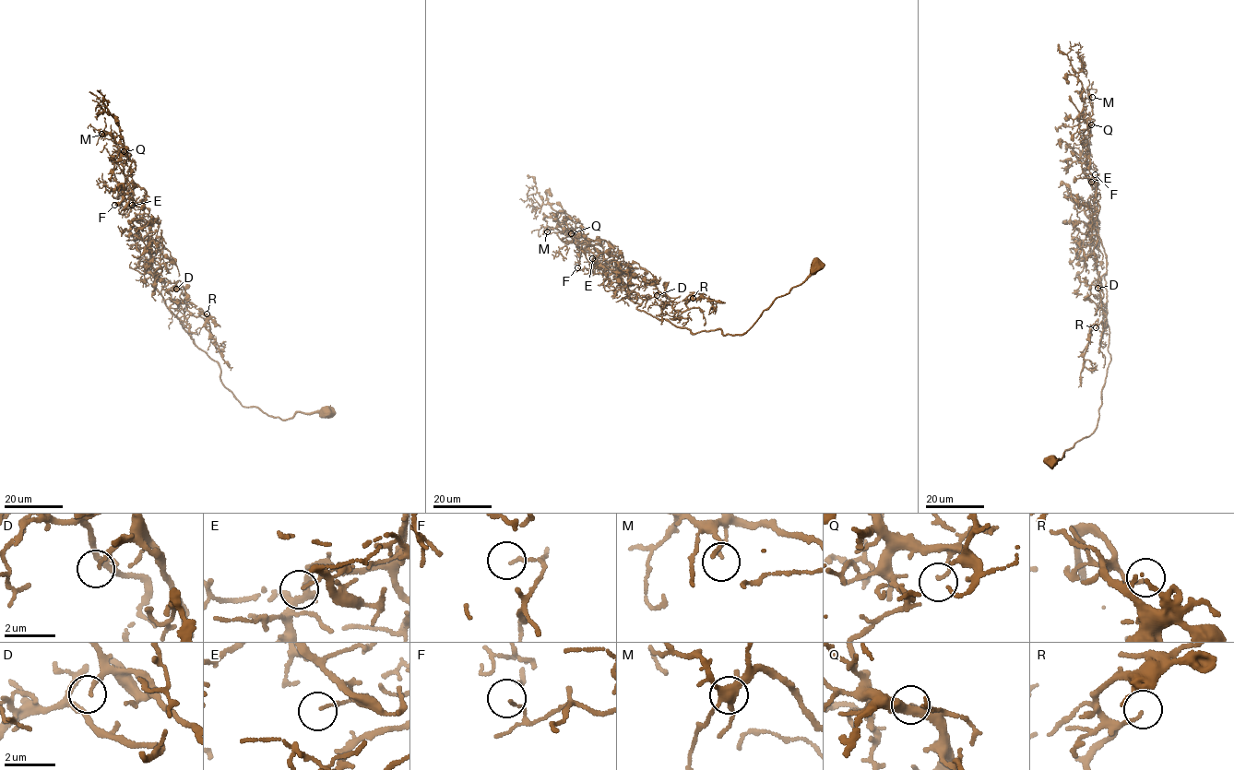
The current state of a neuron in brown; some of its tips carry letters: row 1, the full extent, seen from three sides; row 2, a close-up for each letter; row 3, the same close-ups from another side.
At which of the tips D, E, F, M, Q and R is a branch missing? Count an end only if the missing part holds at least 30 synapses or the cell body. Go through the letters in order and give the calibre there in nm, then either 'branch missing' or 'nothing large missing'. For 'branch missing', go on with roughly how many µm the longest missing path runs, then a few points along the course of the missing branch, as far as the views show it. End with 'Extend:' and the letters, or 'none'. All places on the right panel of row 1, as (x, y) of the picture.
D: calibre 120 nm; branch missing; missing 8 µm
E: calibre 100 nm; nothing large missing
F: calibre 100 nm; nothing large missing
M: calibre 110 nm; nothing large missing
Q: calibre 100 nm; nothing large missing
R: calibre 120 nm; nothing large missing
Extend: D

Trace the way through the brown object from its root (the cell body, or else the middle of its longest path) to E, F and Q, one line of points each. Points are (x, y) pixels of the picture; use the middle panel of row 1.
E: (813, 266), (748, 331), (724, 335), (720, 328), (694, 333), (637, 309), (618, 269), (599, 250), (592, 258)
F: (813, 266), (748, 331), (724, 335), (720, 328), (694, 333), (637, 309), (611, 262), (577, 267)
Q: (813, 266), (746, 332), (694, 333), (637, 309), (601, 246), (578, 242), (571, 233)

